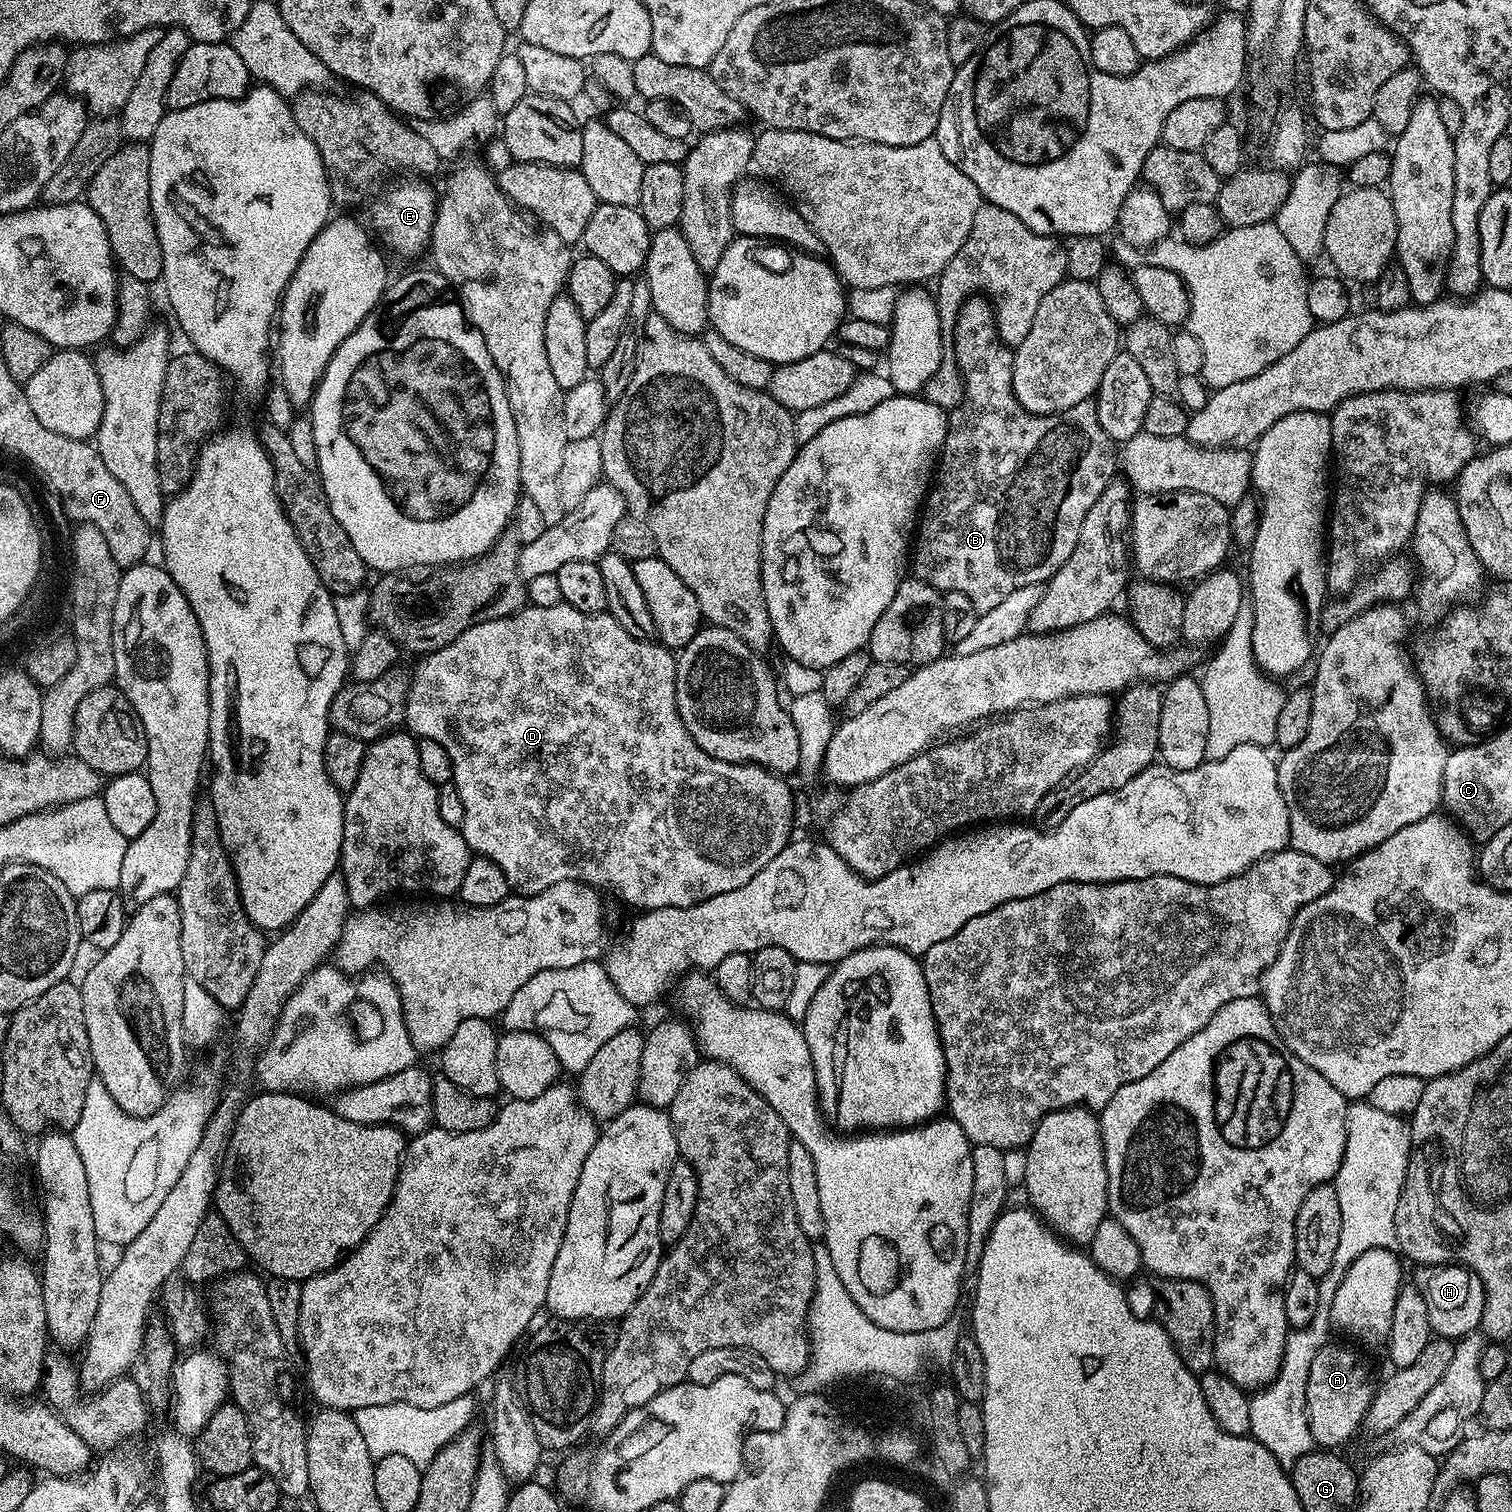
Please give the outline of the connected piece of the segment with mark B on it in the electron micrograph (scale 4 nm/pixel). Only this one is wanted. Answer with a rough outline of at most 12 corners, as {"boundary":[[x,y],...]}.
{"boundary":[[983,295],[910,572],[977,614],[1043,585],[1118,470],[1083,400],[1033,416]]}

